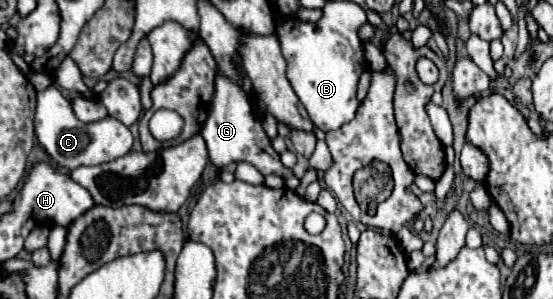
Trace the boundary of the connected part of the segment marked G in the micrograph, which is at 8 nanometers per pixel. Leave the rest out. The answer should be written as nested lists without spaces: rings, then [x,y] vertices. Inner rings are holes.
[[[218,74],[216,82],[214,82],[214,98],[212,98],[212,106],[210,106],[210,114],[200,130],[202,138],[206,140],[208,152],[210,152],[210,160],[222,168],[230,162],[252,162],[252,166],[256,166],[264,176],[266,174],[280,174],[286,178],[286,186],[292,190],[298,186],[298,178],[292,174],[292,170],[288,170],[282,162],[280,162],[280,154],[274,152],[270,138],[266,136],[266,132],[262,130],[260,120],[254,118],[252,114],[252,104],[246,96],[246,92],[228,76]]]

